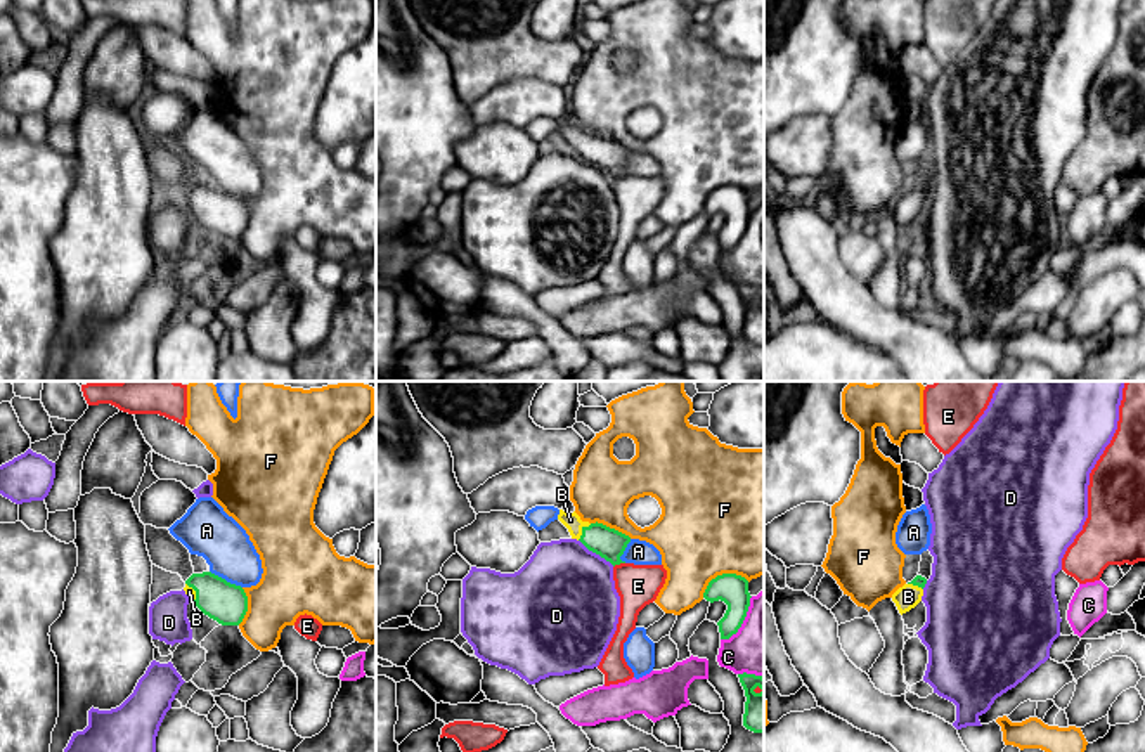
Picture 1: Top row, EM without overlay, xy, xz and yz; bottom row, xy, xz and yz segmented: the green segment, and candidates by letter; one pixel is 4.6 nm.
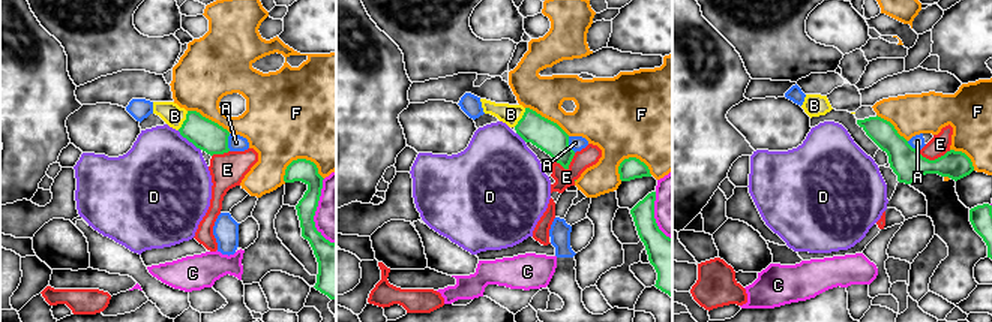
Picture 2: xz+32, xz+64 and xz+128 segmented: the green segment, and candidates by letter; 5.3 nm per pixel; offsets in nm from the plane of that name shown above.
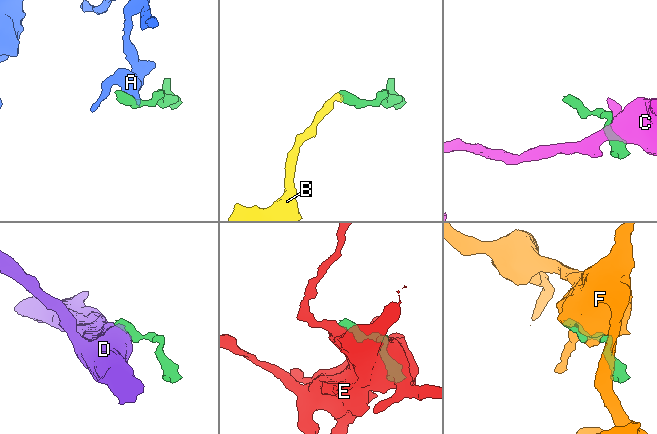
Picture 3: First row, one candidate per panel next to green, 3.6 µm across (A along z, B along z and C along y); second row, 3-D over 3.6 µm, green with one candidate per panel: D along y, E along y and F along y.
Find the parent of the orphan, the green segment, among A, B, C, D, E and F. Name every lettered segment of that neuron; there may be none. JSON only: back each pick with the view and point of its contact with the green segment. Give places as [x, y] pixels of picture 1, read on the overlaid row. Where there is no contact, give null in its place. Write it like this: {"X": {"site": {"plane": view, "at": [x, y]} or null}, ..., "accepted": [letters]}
{"B": {"site": {"plane": "xz", "at": [582, 531]}}, "accepted": ["B"]}

